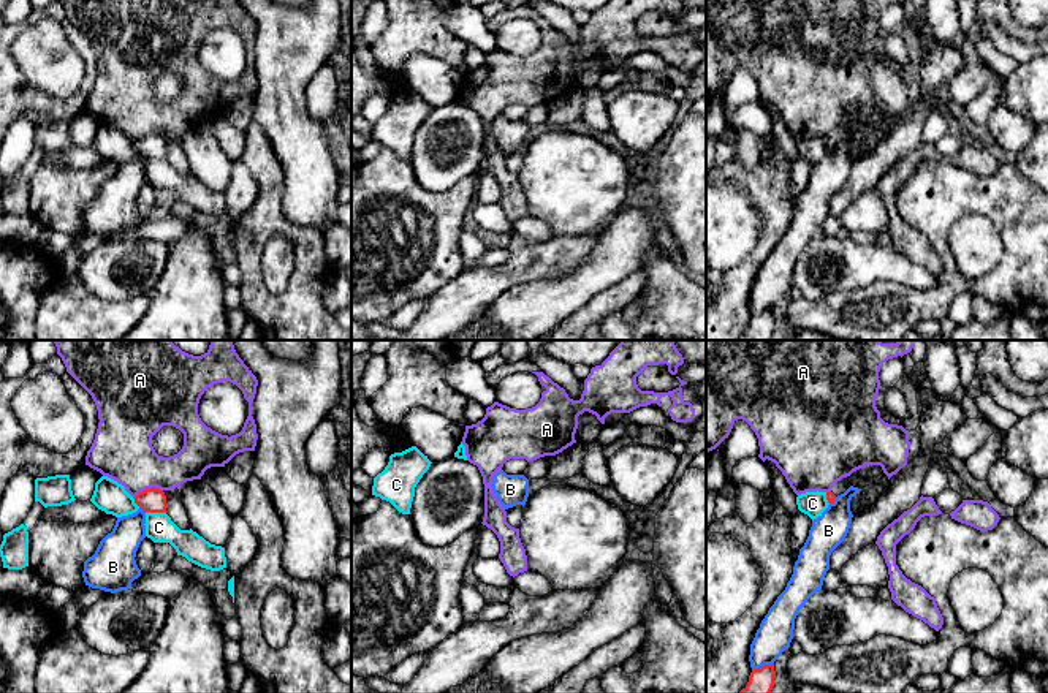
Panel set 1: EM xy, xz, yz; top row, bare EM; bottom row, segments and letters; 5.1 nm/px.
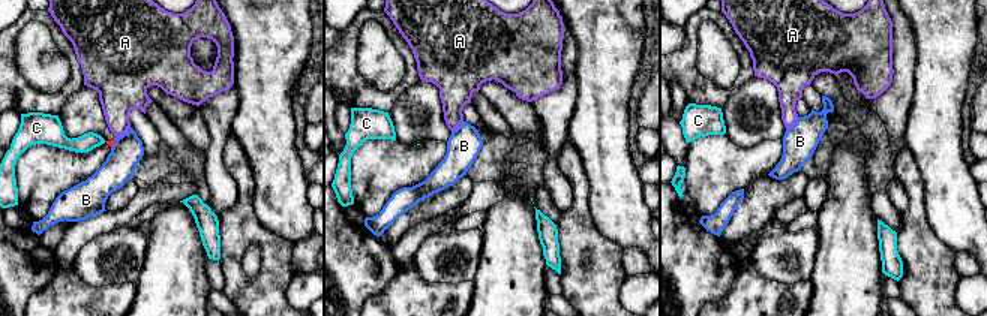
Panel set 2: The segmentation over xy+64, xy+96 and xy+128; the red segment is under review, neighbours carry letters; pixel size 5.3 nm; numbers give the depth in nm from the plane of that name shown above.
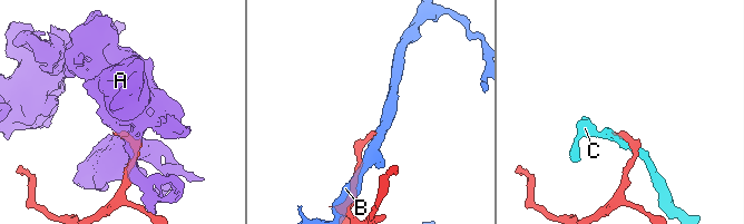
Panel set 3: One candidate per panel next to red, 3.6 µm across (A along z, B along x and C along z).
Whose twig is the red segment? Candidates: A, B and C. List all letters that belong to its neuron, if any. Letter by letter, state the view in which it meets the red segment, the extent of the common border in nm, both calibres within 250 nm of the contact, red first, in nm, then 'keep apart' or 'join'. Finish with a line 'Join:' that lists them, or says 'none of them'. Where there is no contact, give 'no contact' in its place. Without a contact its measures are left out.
A: contact in xy; length 160 nm; calibres 130 and 300 nm; keep apart
B: contact in yz; length 120 nm; calibres 130 and 180 nm; keep apart
C: contact in xy; length 100 nm; calibres 130 and 140 nm; keep apart
Join: none of them

